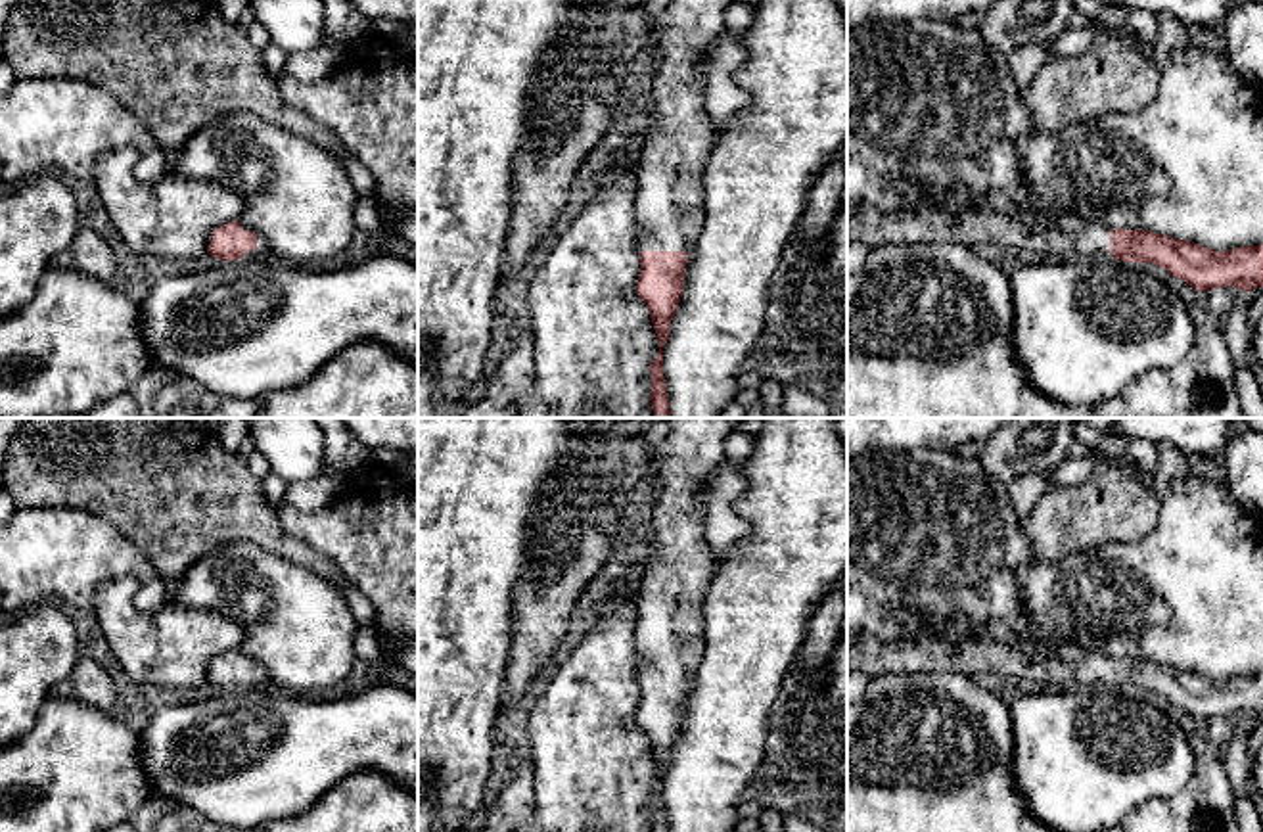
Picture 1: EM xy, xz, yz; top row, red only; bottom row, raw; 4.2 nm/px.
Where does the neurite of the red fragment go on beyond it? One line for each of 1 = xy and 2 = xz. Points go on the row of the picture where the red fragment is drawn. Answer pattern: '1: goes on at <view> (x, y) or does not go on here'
1: goes on at xy (261, 250)
2: goes on at xz (669, 200)

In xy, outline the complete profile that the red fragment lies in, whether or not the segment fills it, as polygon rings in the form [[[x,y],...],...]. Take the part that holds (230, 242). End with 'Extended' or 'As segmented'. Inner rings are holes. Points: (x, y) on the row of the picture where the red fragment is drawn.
[[[232,220],[213,230],[207,253],[220,261],[249,261],[268,257],[268,243],[240,220]]]. Extended

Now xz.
[[[671,0],[655,17],[654,44],[657,67],[650,75],[650,96],[655,105],[655,128],[644,138],[636,171],[634,215],[640,230],[638,297],[646,303],[657,334],[659,353],[650,364],[652,410],[655,418],[671,418],[663,376],[663,347],[671,334],[671,320],[684,289],[684,268],[696,249],[703,226],[701,174],[715,142],[715,130],[703,109],[703,79],[700,65],[717,36],[724,31],[723,13],[732,0]]]. Extended

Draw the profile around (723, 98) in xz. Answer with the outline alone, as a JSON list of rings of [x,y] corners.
[[[723,31],[700,65],[703,109],[715,132],[751,104],[751,94],[734,82],[734,71],[746,61],[740,35]]]

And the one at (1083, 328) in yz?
[[[1102,257],[1045,259],[1031,266],[1008,263],[1008,276],[1014,357],[1027,372],[1029,385],[1058,403],[1079,406],[1112,399],[1148,370],[1179,364],[1196,341],[1198,328],[1177,291],[1137,263]]]

